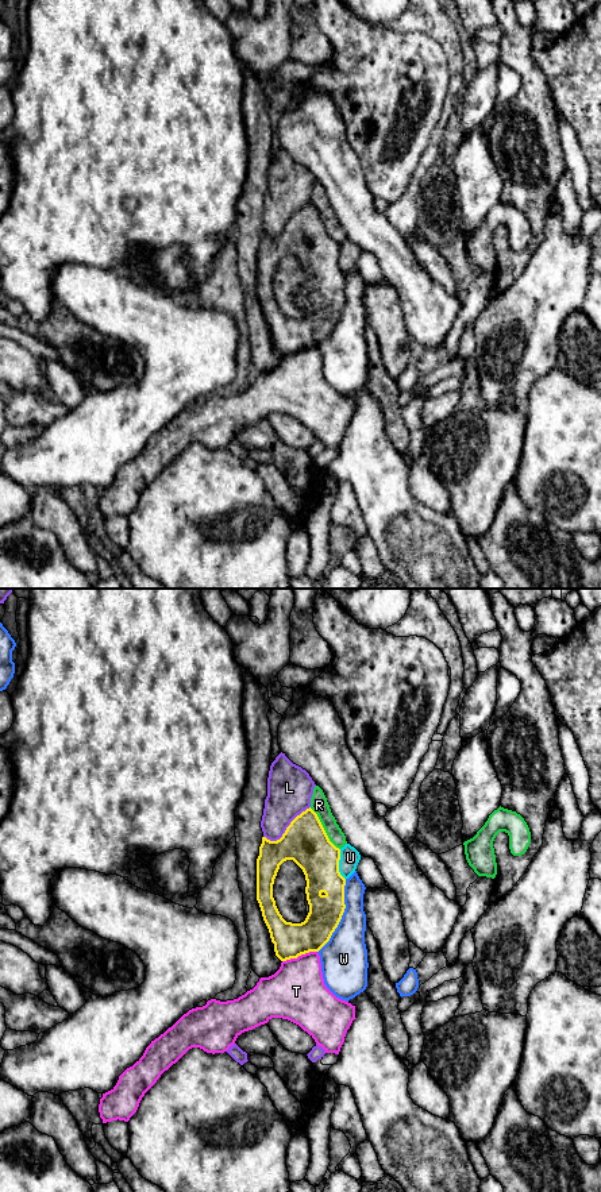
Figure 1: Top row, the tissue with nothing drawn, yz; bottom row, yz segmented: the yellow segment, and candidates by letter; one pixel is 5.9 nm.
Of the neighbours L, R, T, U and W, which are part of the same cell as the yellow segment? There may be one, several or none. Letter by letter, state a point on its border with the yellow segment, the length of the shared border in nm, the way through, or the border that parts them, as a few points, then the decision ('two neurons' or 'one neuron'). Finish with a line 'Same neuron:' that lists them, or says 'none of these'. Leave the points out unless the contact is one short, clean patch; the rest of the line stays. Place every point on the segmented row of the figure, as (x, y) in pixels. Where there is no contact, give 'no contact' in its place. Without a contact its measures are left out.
L: yz (286, 829) | 340 nm | two neurons
R: yz (323, 829) | 320 nm | two neurons
T: yz (299, 955) | 220 nm | two neurons
U: yz (338, 864) | 190 nm | along yz (339, 849), (339, 874), (345, 879) | two neurons
W: yz (342, 914) | 480 nm | two neurons
Same neuron: none of these

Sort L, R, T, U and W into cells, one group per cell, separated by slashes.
L / R / T / U / W

